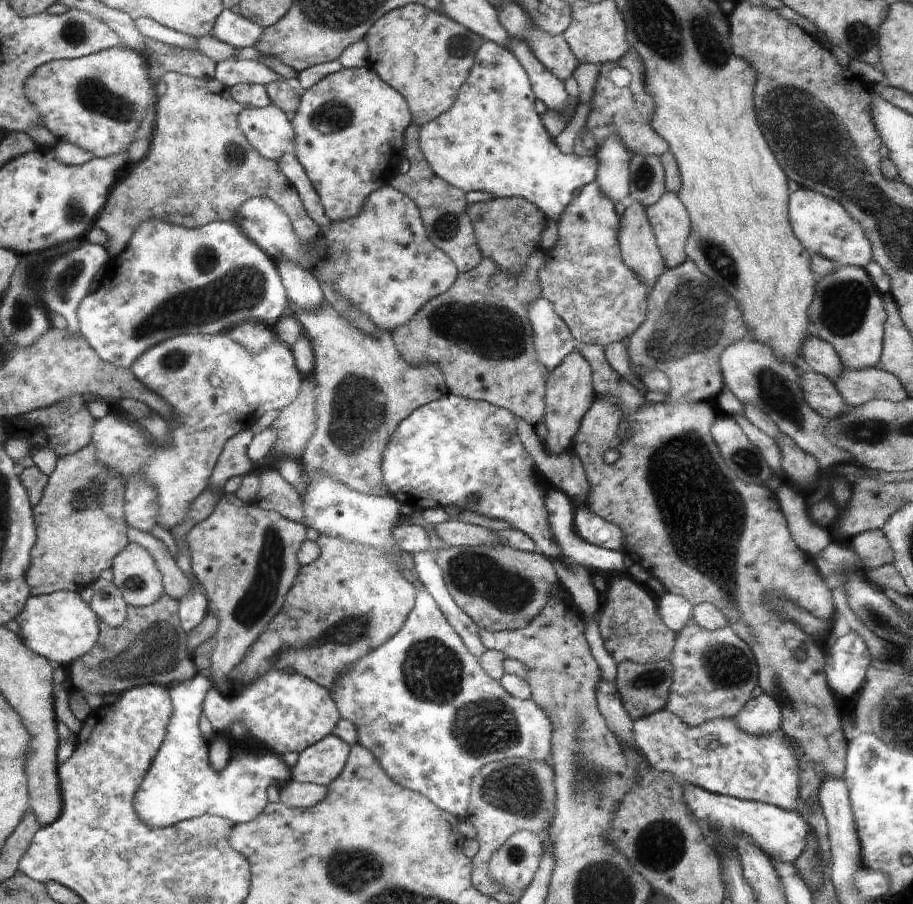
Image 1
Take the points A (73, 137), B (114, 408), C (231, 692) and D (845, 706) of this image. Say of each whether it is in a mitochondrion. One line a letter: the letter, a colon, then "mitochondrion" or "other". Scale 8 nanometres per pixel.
A: other
B: other
C: other
D: other

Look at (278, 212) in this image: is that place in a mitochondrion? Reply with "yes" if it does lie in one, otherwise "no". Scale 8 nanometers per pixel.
no

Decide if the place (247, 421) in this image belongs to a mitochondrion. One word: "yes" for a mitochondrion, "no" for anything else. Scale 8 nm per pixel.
no

